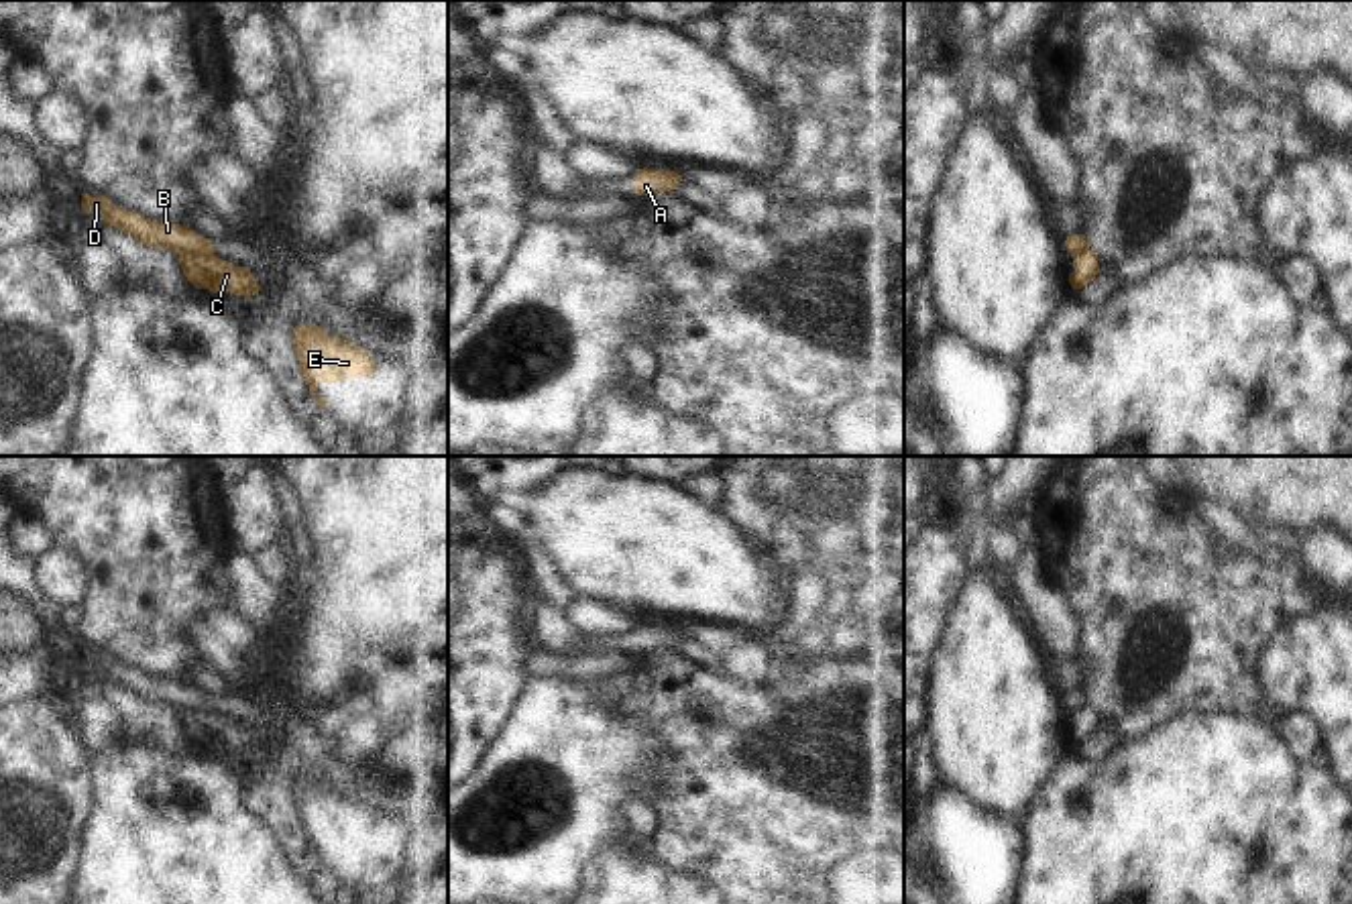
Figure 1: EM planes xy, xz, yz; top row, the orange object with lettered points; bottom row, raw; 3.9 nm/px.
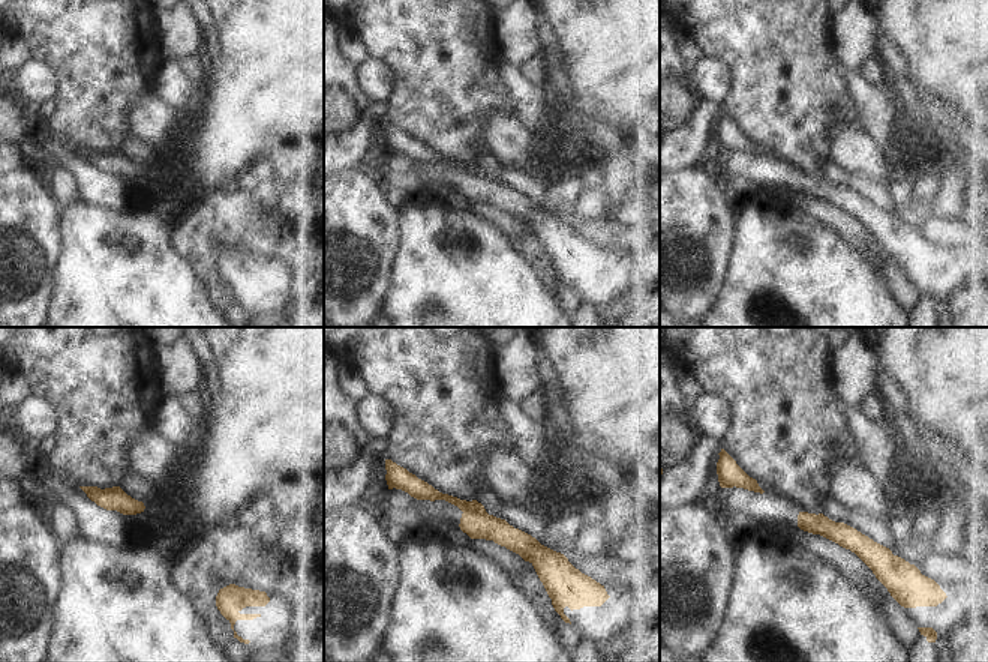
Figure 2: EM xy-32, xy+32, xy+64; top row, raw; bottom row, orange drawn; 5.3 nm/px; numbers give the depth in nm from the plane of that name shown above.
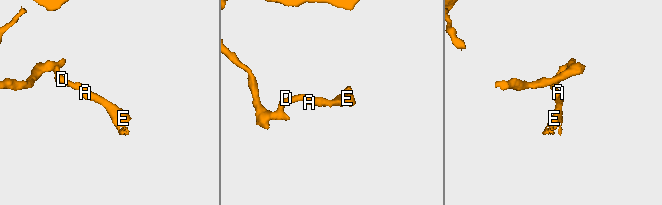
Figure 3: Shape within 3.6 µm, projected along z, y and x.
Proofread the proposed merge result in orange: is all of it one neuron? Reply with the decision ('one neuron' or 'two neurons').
two neurons

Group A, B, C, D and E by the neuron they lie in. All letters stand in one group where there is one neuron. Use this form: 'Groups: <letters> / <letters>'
Groups: A C E / B D.

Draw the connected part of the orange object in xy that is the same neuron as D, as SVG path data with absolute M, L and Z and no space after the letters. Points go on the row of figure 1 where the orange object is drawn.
M81 193L81 208L151 248L169 248L177 257L214 255L214 244L191 228L185 228L175 222L149 220L136 212L128 212L124 208L114 206L104 195L92 197L88 193Z

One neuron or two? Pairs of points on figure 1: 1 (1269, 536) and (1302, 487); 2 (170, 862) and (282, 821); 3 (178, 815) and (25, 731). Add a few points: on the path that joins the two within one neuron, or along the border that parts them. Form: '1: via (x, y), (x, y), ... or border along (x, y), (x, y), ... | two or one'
1: border along (1249, 520), (1287, 526), (1302, 536) | two
2: border along (243, 784), (243, 803), (275, 837), (292, 866) | two
3: border along (88, 754), (90, 815) | two

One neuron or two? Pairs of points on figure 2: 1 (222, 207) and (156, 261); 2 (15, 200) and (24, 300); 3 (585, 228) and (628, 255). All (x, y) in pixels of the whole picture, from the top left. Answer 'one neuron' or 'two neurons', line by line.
1: two neurons
2: one neuron
3: one neuron

